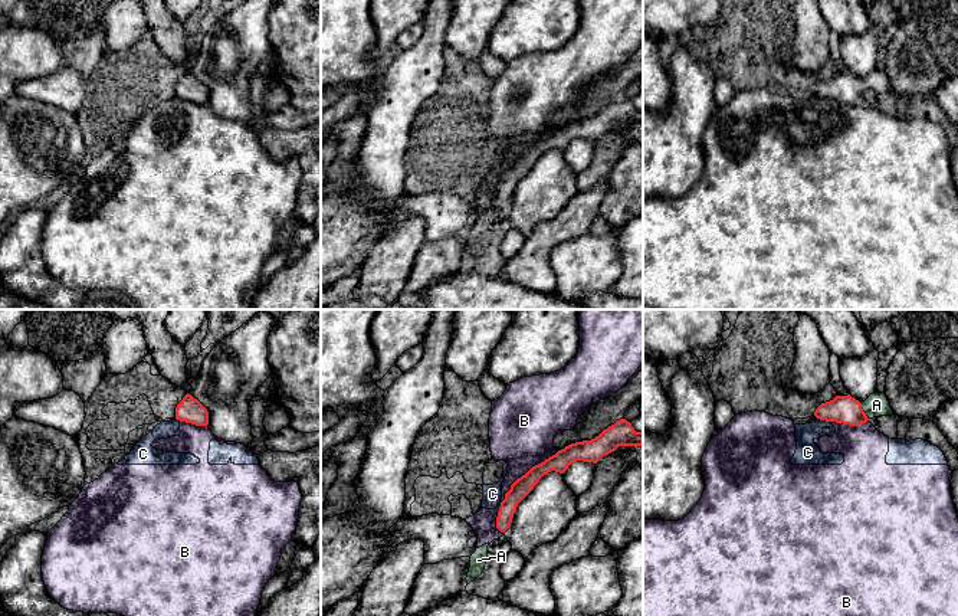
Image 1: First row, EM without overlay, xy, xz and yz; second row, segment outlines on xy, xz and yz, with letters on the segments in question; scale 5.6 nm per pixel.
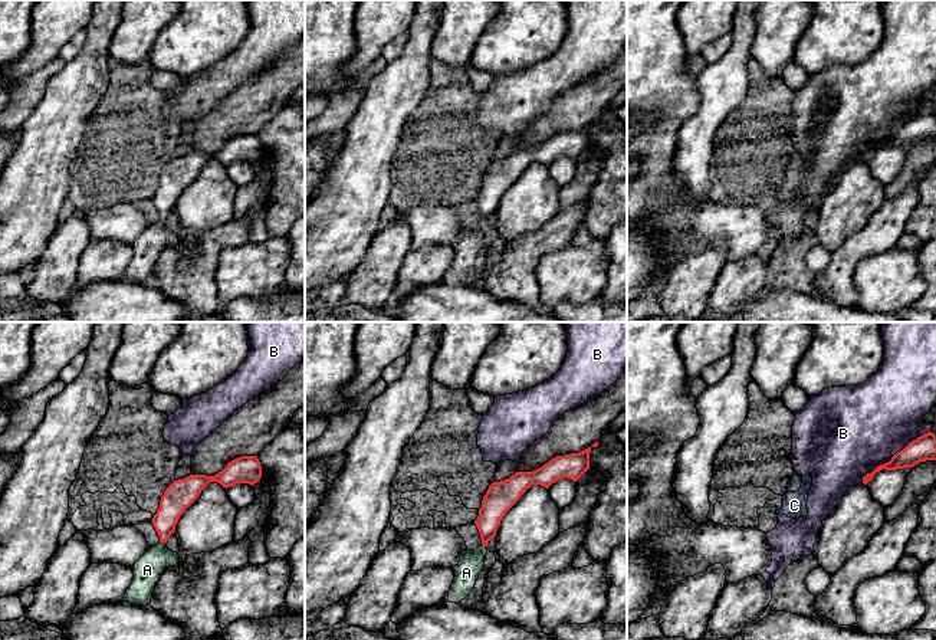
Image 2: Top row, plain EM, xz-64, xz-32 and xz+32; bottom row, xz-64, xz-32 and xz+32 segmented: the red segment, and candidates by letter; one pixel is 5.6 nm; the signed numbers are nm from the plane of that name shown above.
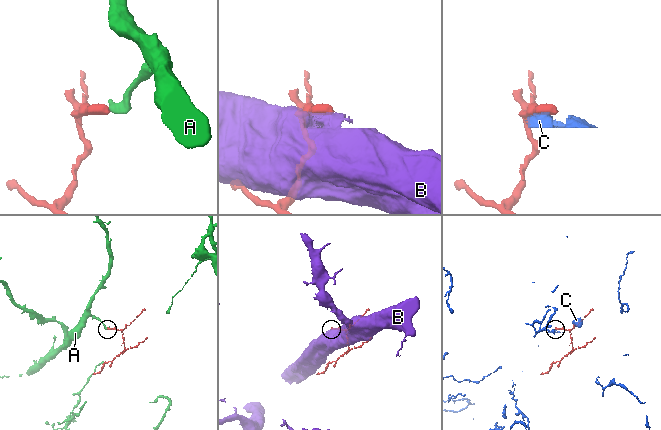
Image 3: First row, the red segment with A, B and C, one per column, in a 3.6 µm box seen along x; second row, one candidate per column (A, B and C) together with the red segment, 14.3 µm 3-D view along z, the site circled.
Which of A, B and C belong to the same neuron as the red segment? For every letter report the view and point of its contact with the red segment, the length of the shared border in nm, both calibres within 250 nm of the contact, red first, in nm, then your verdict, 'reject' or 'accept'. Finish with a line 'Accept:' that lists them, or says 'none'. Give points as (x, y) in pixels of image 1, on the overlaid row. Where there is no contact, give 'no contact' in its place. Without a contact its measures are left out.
A: contact yz (862, 410); length 90 nm; calibres 160 and 140 nm; accept
B: contact xz (511, 485); length 550 nm; calibres 100 and 280 nm; reject
C: contact yz (824, 419); length 80 nm; calibres 160 and 140 nm; reject
Accept: A

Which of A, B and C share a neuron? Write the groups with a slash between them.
A / B C

